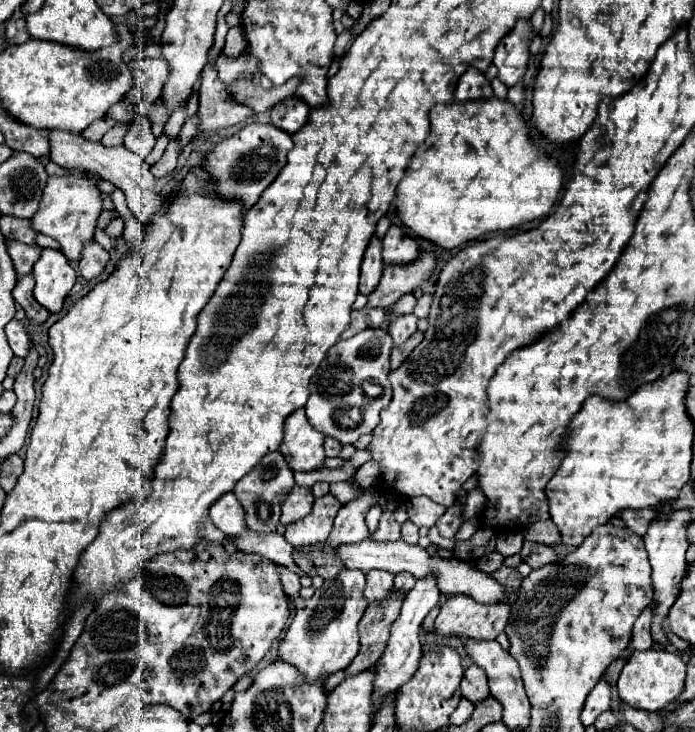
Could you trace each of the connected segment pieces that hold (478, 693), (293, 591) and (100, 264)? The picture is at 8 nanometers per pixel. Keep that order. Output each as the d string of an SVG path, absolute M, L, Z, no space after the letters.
M469 665L465 669L463 681L461 681L461 693L465 699L477 703L485 697L489 697L489 687L487 687L487 679L485 679L485 671L481 671L481 667L477 665Z
M281 569L281 583L283 583L285 595L289 597L289 601L297 601L299 599L299 591L301 591L299 577L295 573L291 573L289 569Z
M93 239L93 241L85 243L85 251L79 261L79 271L85 279L93 279L105 269L107 261L109 261L109 253Z

